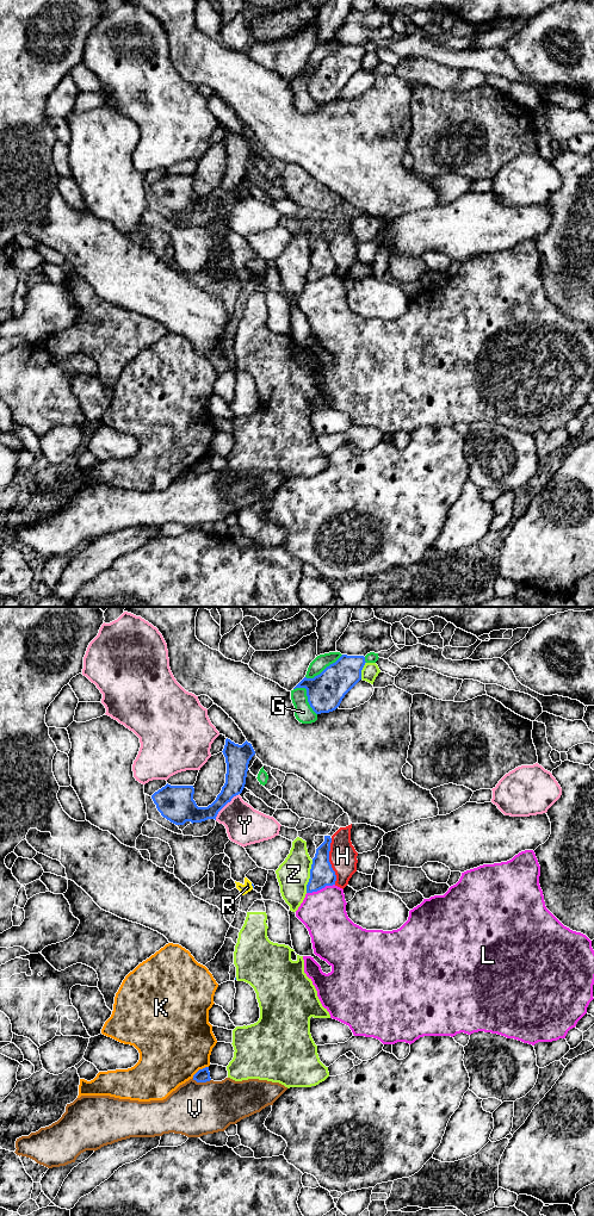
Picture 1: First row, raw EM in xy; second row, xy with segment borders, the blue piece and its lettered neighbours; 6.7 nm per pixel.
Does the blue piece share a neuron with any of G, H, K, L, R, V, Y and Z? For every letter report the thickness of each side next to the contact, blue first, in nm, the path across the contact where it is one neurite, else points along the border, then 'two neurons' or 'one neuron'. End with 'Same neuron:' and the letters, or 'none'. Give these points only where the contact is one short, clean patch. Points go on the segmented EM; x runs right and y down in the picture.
G: 240 nm thick on the blue side, 120 nm on the other; two neurons
H: 160 nm thick on the blue side, 190 nm on the other; border along xy (330, 838), (329, 863), (335, 875), (335, 883); two neurons
K: 90 nm thick on the blue side, 500 nm on the other; two neurons
L: 160 nm thick on the blue side, 300 nm on the other; two neurons
R: 20 nm thick on the blue side, 70 nm on the other; border along xy (251, 883), (253, 887); two neurons
V: 90 nm thick on the blue side, 360 nm on the other; border along xy (192, 1078), (197, 1081), (208, 1081), (210, 1079); two neurons
Y: 140 nm thick on the blue side, 260 nm on the other; two neurons
Z: 160 nm thick on the blue side, 220 nm on the other; two neurons
Same neuron: none

